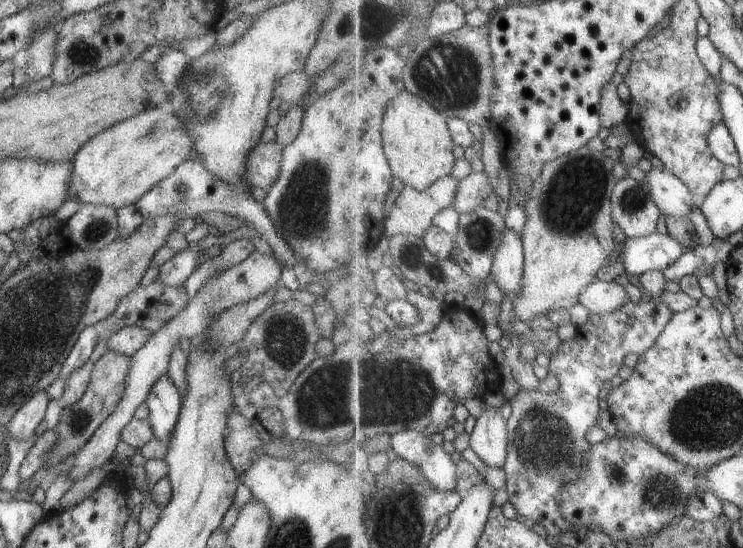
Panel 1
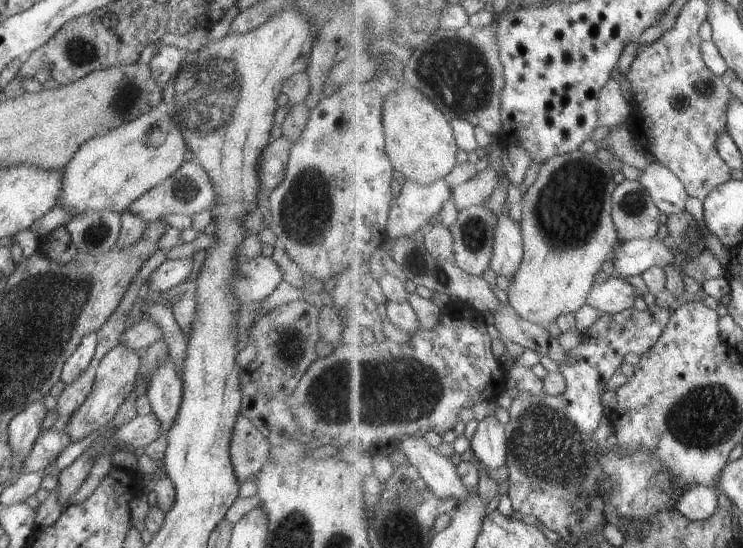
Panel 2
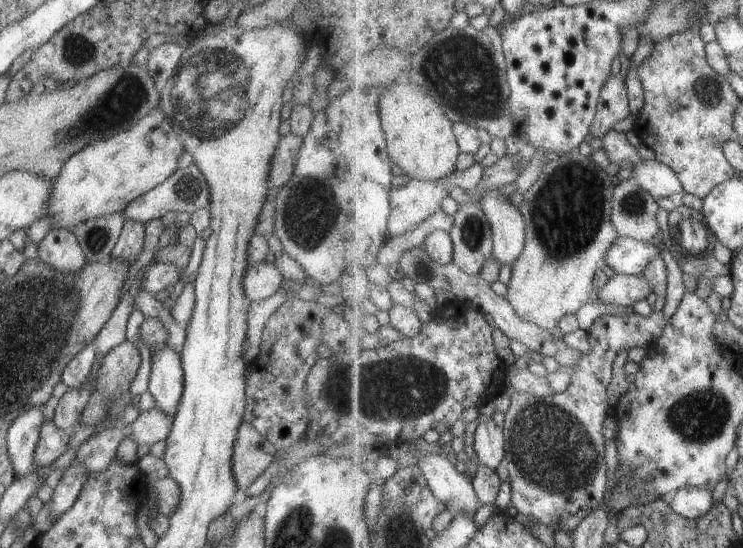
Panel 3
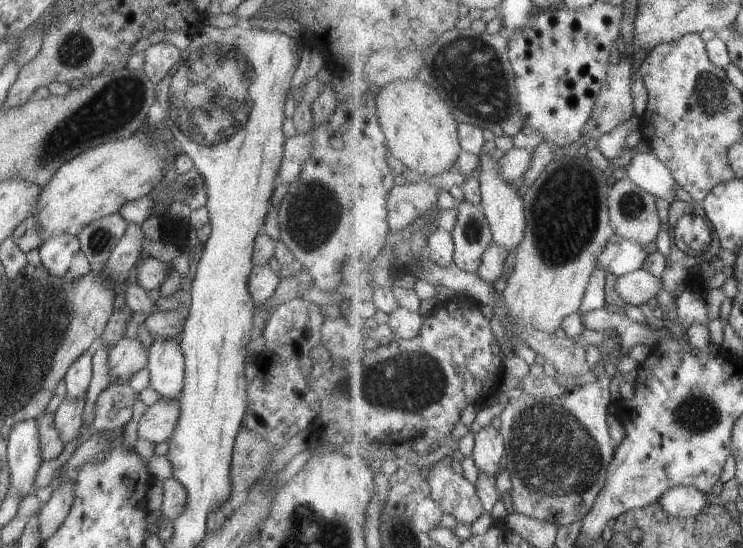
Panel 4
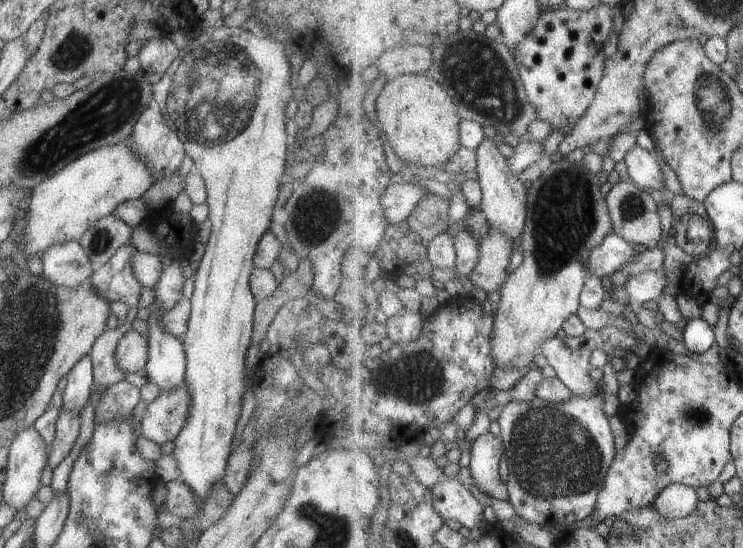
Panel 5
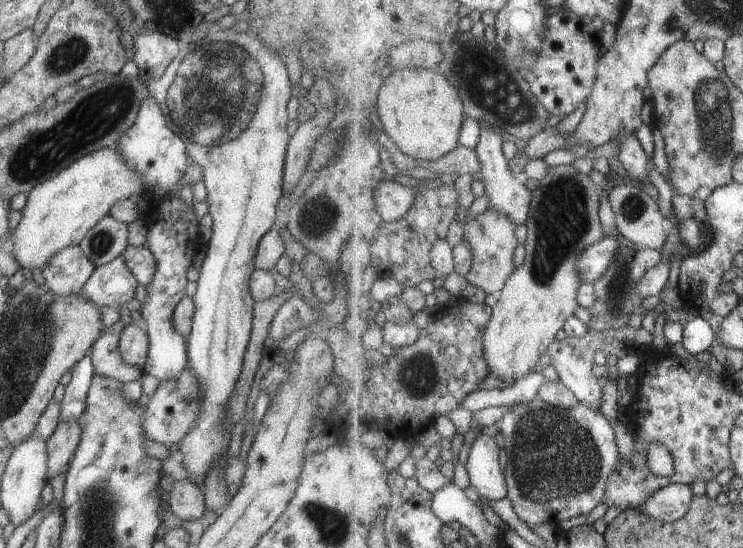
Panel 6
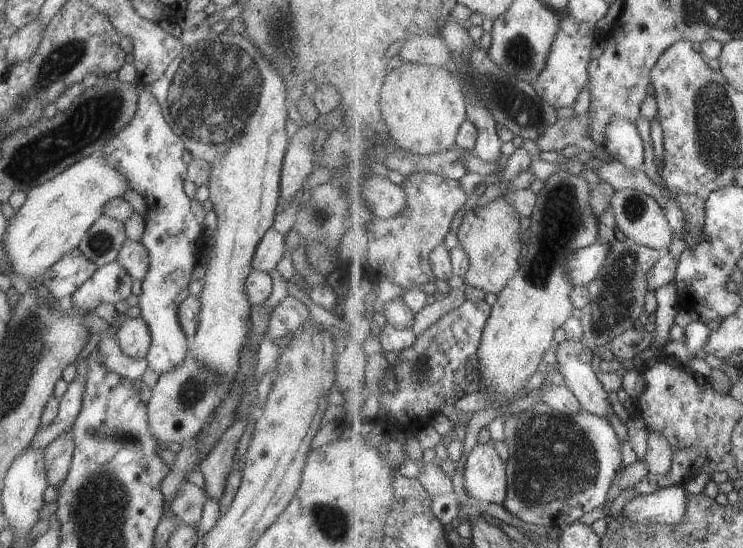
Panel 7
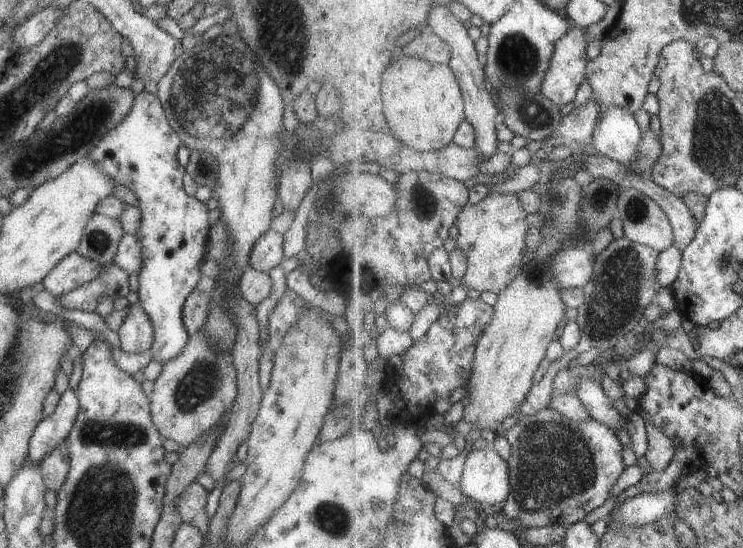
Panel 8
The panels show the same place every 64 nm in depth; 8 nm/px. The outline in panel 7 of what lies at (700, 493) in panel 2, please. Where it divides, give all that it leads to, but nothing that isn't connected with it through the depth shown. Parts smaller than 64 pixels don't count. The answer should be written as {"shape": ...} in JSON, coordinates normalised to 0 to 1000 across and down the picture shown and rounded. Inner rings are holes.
{"shape":[[[918,881],[892,889],[876,901],[857,903],[840,922],[837,938],[860,956],[911,958],[921,951],[926,901]]]}

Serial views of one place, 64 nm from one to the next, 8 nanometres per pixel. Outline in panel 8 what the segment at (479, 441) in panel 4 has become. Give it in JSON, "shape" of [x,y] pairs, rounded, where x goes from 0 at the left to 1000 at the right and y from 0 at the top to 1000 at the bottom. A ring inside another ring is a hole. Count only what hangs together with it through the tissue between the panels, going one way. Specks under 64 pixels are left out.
{"shape":[[[666,819],[634,823],[626,836],[619,891],[633,918],[674,925],[688,901],[684,841]]]}

